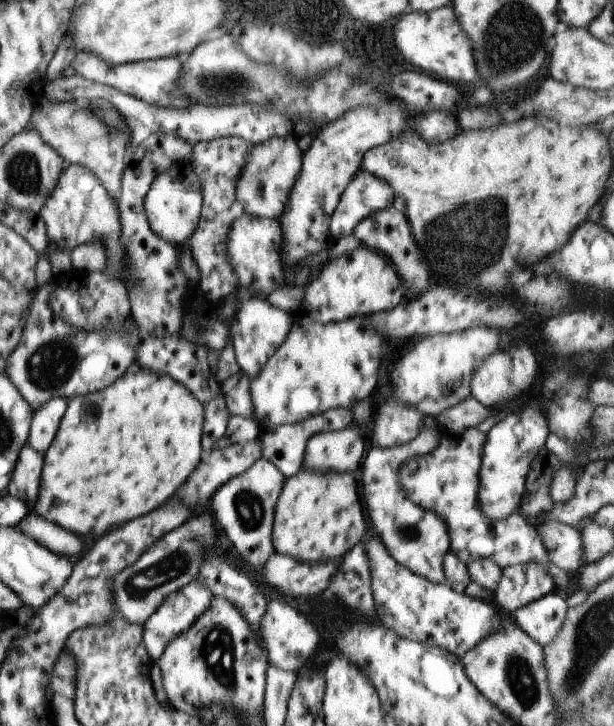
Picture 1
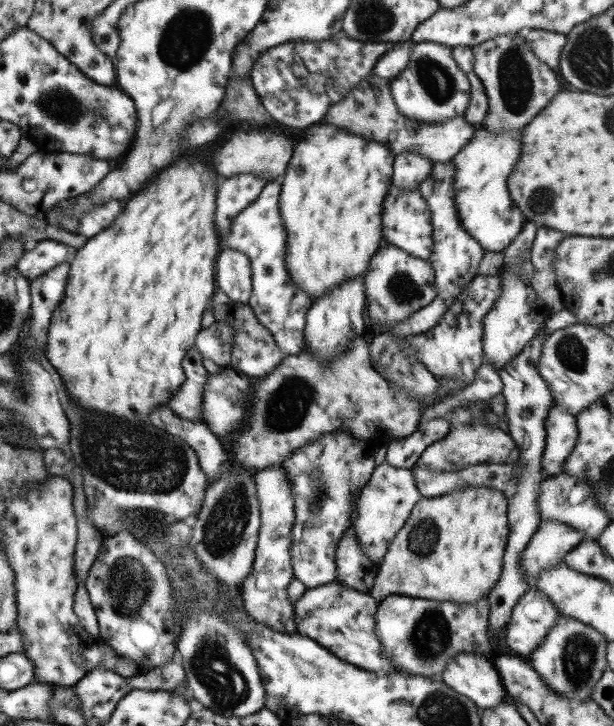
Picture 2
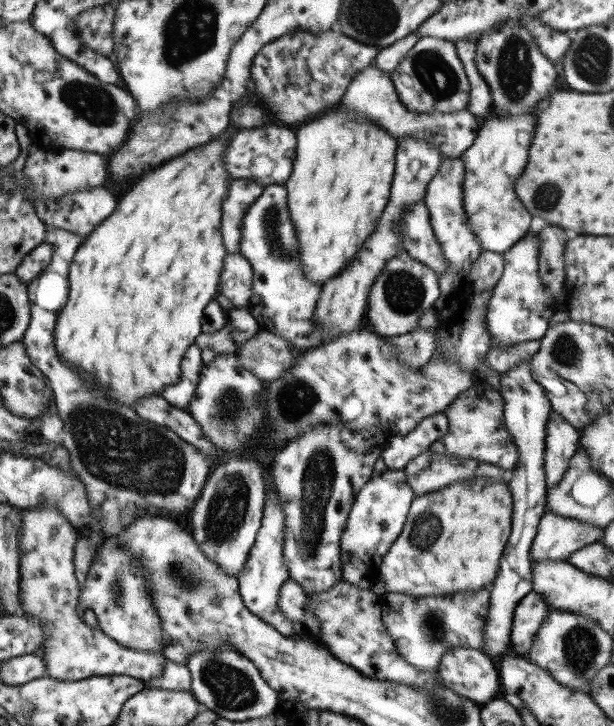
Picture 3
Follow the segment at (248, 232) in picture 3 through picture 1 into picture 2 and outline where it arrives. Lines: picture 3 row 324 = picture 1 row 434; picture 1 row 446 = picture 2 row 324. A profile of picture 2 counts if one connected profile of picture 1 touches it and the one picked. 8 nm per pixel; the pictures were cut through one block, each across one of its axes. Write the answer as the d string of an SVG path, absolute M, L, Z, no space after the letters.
M271 180L258 198L232 219L229 235L225 238L228 249L243 252L251 260L253 289L247 302L256 318L272 333L278 348L288 355L304 351L304 329L308 309L313 301L293 283L285 265L286 229L279 202L281 180Z

